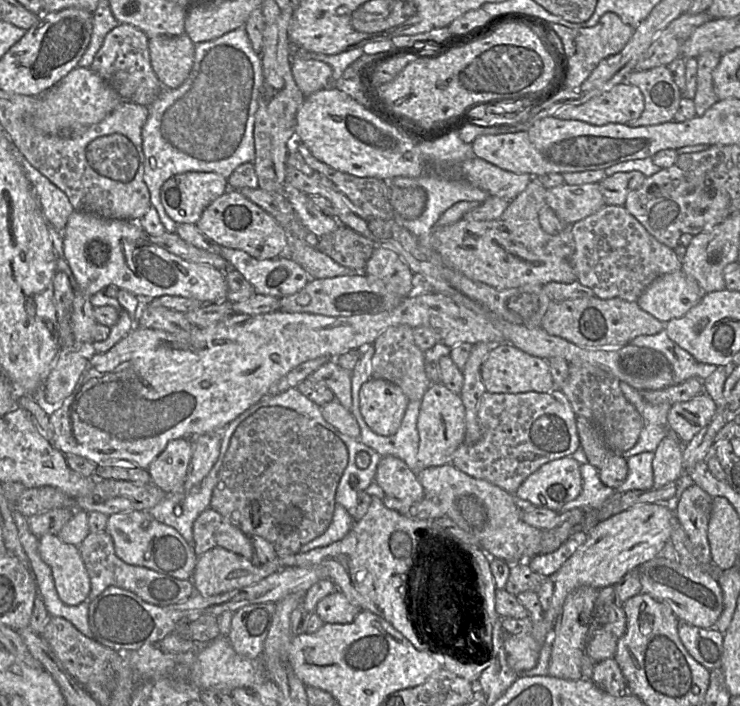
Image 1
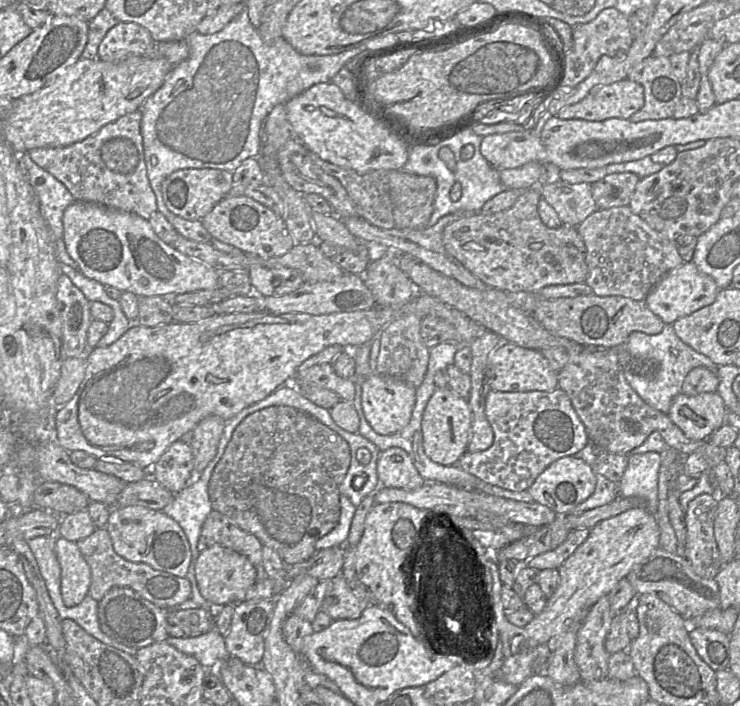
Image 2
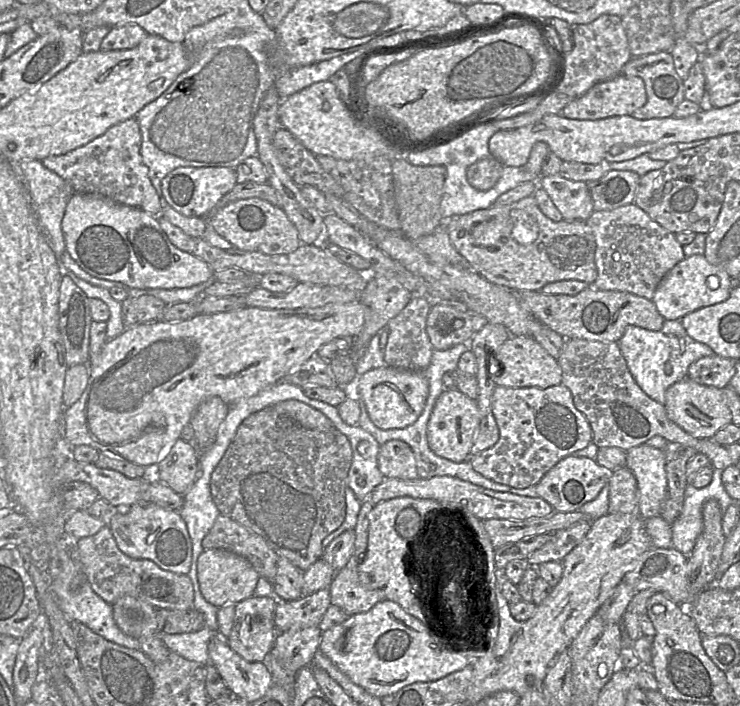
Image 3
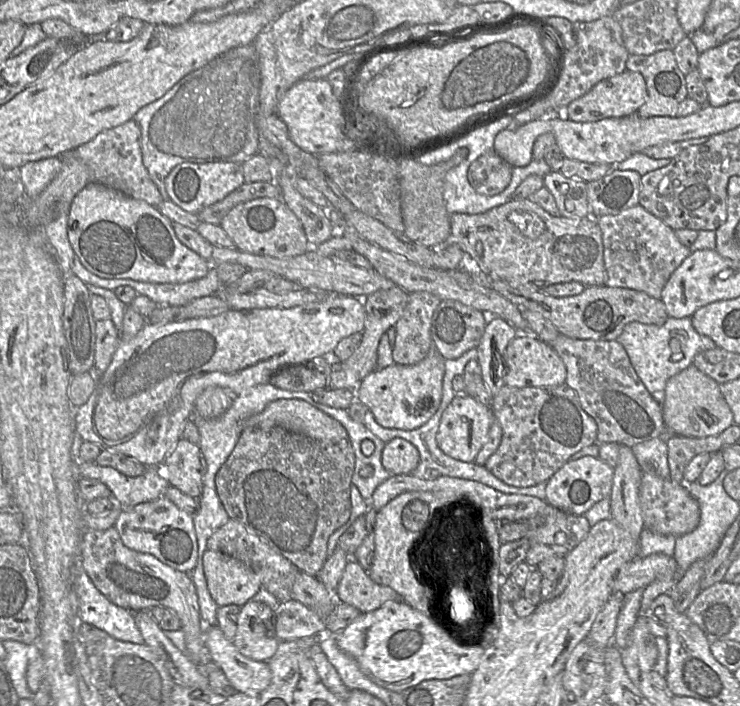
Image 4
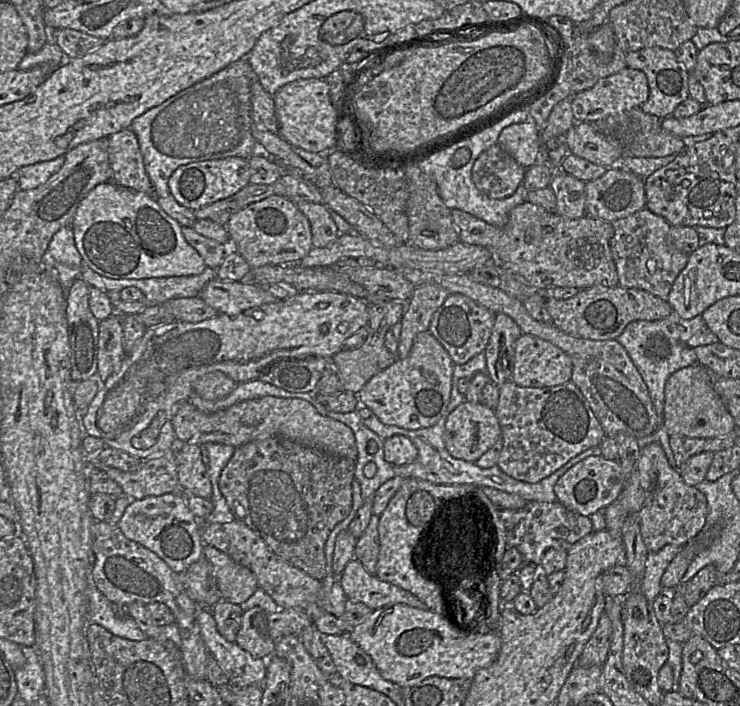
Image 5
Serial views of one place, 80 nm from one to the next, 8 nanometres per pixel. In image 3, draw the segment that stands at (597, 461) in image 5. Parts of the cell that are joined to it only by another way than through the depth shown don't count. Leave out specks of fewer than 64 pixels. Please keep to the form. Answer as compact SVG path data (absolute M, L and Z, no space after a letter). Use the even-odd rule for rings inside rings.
M568 455L548 470L535 488L537 496L549 503L554 511L574 512L598 496L602 488L608 485L610 474L596 460Z

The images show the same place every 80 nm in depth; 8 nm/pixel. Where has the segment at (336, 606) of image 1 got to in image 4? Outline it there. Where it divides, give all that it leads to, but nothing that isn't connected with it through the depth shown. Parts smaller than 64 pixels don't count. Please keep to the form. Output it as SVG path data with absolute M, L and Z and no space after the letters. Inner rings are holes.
M350 558L335 590L336 600L362 613L377 610L388 601L401 601L390 587L375 583L361 565Z

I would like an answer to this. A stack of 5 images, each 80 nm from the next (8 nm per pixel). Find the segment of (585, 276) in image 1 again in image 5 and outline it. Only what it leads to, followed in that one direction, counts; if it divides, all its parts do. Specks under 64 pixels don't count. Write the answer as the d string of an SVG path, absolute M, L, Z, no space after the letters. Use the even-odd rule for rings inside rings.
M647 208L618 219L612 225L614 235L610 241L610 250L616 265L618 285L645 290L667 301L675 279L689 258L689 255L672 245L669 237L671 225Z

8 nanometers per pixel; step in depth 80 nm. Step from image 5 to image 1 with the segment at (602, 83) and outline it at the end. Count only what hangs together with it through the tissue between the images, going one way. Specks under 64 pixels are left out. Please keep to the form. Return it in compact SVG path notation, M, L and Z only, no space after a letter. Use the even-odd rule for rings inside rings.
M624 81L583 104L563 107L553 116L602 126L608 123L626 124L637 119L643 110L644 98L640 89Z

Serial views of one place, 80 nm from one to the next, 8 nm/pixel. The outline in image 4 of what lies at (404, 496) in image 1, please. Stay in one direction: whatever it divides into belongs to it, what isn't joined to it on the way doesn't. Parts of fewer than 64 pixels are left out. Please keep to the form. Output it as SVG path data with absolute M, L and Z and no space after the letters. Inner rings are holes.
M394 438L385 443L381 453L381 463L390 474L411 474L418 462L418 450L410 442Z

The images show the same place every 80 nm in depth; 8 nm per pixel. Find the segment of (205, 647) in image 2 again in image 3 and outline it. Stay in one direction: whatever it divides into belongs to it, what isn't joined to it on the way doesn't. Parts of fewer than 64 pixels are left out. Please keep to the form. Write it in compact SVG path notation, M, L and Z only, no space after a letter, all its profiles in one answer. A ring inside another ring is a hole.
M202 628L190 633L161 633L161 638L171 652L175 652L187 660L207 665L210 663L208 644L218 633L208 628Z

